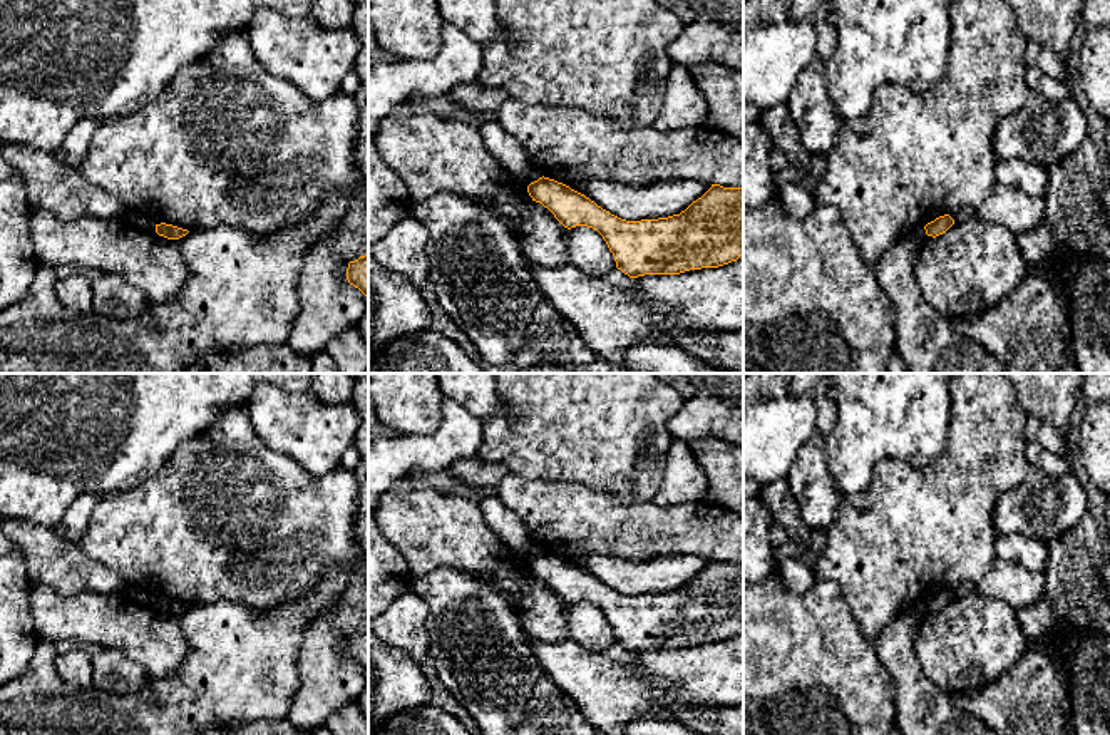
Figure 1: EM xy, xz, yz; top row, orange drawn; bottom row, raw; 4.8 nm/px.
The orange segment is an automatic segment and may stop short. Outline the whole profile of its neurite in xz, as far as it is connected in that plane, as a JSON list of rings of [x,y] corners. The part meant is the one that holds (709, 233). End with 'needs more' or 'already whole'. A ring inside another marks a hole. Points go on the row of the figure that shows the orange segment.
[[[544,176],[531,182],[527,193],[532,201],[547,208],[564,228],[588,226],[596,229],[613,253],[616,268],[630,278],[718,268],[743,256],[743,188],[712,184],[680,214],[641,221],[621,219],[584,194]]] | already whole

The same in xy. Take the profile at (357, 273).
[[[368,254],[348,263],[347,280],[365,296],[368,295]]] | already whole

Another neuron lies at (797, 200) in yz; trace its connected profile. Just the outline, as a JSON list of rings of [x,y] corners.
[[[787,182],[779,189],[785,213],[794,219],[804,219],[817,206],[812,191],[802,182]]]

